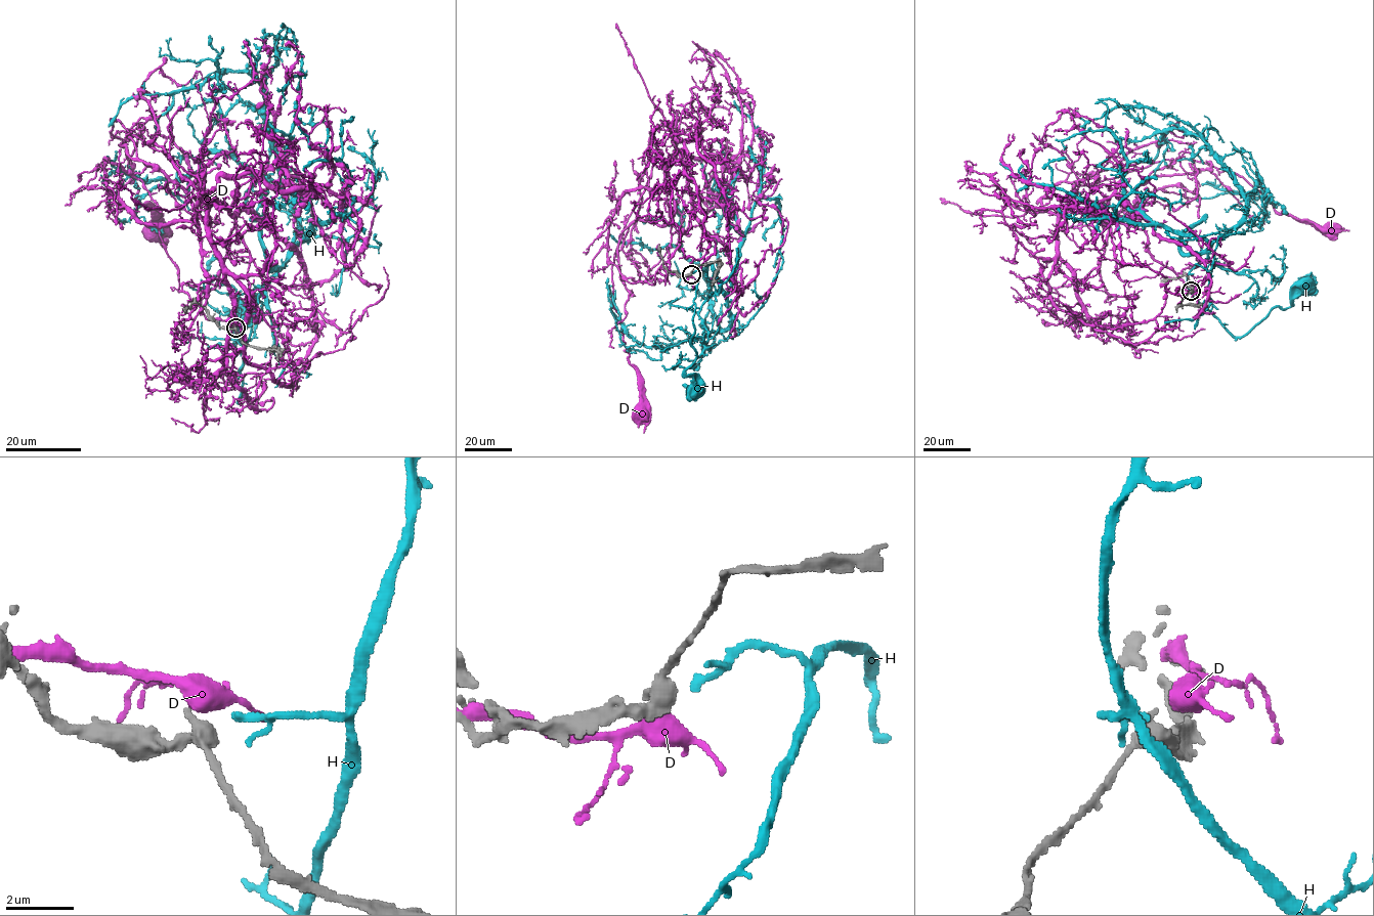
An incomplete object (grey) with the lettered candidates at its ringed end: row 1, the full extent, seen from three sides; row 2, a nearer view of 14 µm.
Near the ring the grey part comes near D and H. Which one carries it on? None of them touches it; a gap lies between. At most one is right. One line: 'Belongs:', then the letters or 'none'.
Belongs: none

